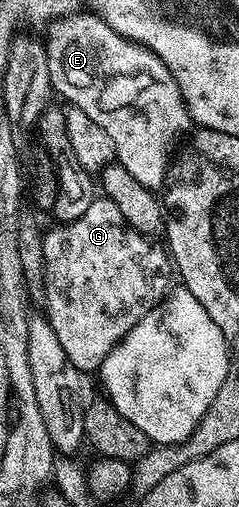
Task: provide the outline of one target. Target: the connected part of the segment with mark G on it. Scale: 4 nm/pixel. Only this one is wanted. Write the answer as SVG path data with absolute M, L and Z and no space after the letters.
M97 197L91 201L83 216L70 223L58 222L44 232L43 257L46 258L45 298L43 314L67 353L67 361L82 373L96 372L107 353L152 307L162 303L171 290L171 256L160 242L136 231L119 213L115 201Z

